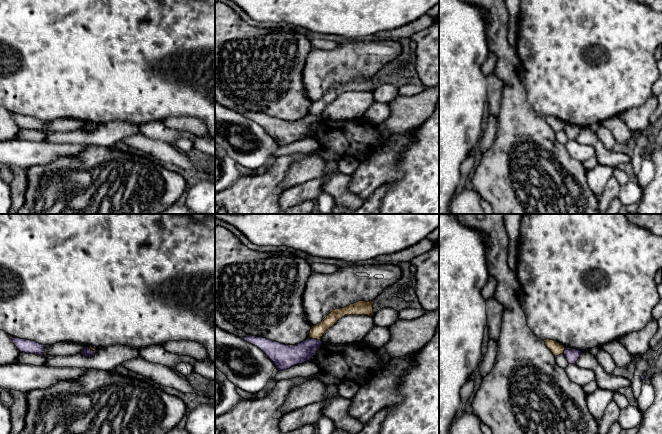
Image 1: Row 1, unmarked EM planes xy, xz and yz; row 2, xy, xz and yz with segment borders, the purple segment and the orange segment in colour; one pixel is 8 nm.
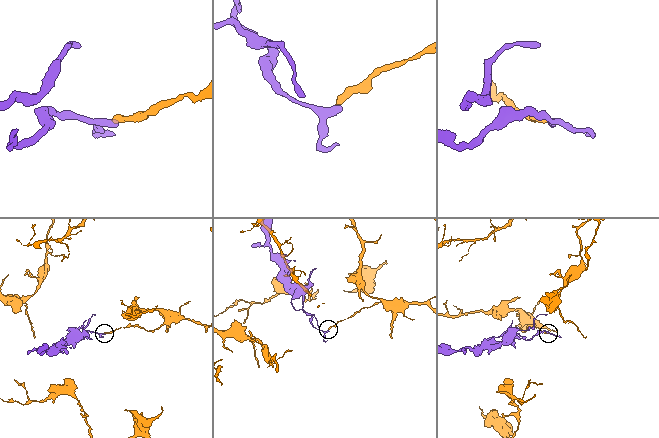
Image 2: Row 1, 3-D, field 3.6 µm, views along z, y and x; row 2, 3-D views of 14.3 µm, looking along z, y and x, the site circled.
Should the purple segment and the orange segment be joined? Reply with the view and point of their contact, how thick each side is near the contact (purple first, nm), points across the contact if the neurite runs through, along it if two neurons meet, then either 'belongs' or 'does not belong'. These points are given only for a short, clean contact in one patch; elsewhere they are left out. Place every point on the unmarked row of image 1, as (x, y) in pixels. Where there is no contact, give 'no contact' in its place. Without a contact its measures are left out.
meets purple in xz at (314, 115); 180 nm thick on the purple side, 110 nm on the other; runs through xz (288, 132), (300, 129), (314, 115), (317, 107); belongs

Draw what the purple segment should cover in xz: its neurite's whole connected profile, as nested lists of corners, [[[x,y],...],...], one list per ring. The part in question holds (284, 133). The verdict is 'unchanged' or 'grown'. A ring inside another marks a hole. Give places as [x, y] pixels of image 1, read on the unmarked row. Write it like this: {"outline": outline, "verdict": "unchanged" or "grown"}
{"outline": [[[358,77],[347,83],[333,86],[321,99],[311,103],[309,113],[305,117],[296,121],[285,121],[252,111],[242,113],[242,115],[260,124],[273,137],[279,147],[287,146],[295,141],[311,137],[322,121],[321,113],[345,91],[373,92],[374,77]]], "verdict": "grown"}

